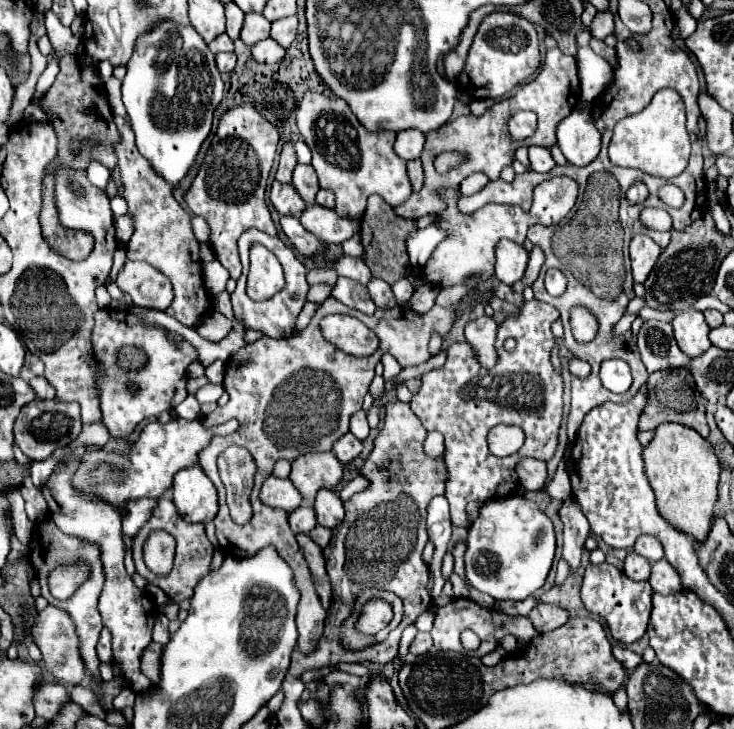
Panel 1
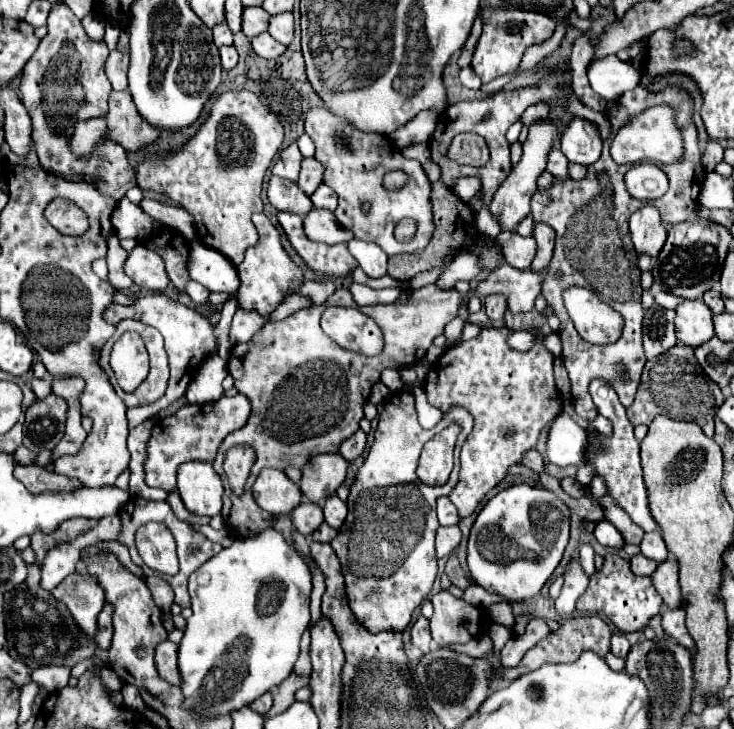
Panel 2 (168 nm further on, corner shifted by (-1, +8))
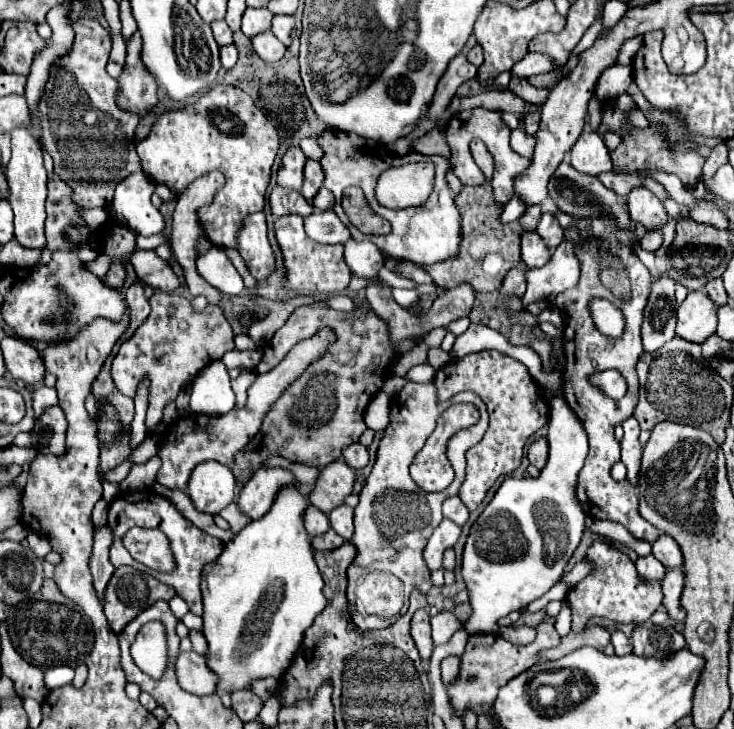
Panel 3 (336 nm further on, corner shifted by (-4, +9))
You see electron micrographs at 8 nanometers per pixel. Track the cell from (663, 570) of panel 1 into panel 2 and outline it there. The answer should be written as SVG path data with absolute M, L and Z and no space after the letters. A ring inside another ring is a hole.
M669 558L667 562L661 562L651 574L655 590L661 594L665 606L675 608L683 604L683 594L679 594L679 562L675 558Z

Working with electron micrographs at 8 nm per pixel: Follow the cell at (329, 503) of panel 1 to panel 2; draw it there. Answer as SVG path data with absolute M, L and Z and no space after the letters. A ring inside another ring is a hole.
M331 496L331 498L327 498L327 502L323 506L323 512L325 512L325 522L331 528L339 530L339 526L343 524L343 520L347 516L347 504L343 500L339 500L337 496Z

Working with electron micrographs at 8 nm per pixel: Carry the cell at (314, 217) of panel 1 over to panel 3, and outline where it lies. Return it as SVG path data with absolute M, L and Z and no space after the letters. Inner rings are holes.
M320 211L312 213L304 219L306 235L316 243L346 243L350 239L350 231L338 219L334 211Z

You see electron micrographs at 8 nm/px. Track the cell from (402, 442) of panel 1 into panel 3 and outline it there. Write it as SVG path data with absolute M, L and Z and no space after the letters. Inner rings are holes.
M408 383L398 395L392 397L392 405L390 405L390 427L384 431L384 437L378 445L378 457L376 463L372 467L370 477L366 479L366 485L360 493L360 503L354 509L354 537L350 539L356 549L358 555L356 559L350 563L348 567L348 601L354 601L354 587L356 587L356 579L362 573L375 572L378 569L384 569L392 575L396 575L398 579L402 579L404 585L404 605L398 613L397 617L390 619L380 619L375 615L368 617L360 617L358 613L354 613L352 621L356 623L358 629L362 631L372 631L372 629L384 629L388 625L392 625L398 617L404 615L409 607L410 591L414 587L418 587L422 593L428 593L428 589L432 587L430 583L430 571L426 569L426 563L422 559L422 551L424 545L428 541L428 537L432 535L434 527L442 521L442 503L444 499L448 499L450 495L458 493L458 487L462 485L462 481L466 475L466 451L470 447L474 447L486 433L489 425L489 415L486 405L476 393L466 391L466 393L458 393L454 397L450 397L448 401L438 401L438 393L434 389L434 383ZM452 403L474 403L478 405L480 413L479 421L474 427L466 427L460 429L446 447L446 457L450 459L456 477L454 483L440 491L440 493L426 493L422 489L418 489L418 485L412 481L408 467L410 461L414 459L414 455L422 449L424 441L430 437L430 433L436 427L436 419L438 415L448 409Z

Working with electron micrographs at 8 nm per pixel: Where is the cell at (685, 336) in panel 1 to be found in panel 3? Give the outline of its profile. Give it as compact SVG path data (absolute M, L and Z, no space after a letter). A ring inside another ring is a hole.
M690 291L684 303L680 305L676 335L692 343L704 343L710 335L716 333L716 305L702 291Z

